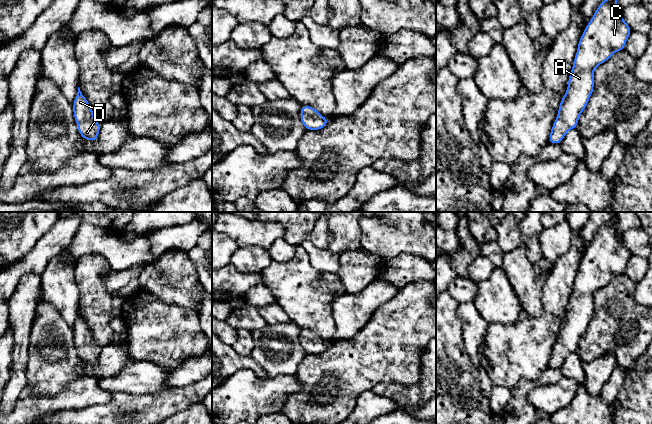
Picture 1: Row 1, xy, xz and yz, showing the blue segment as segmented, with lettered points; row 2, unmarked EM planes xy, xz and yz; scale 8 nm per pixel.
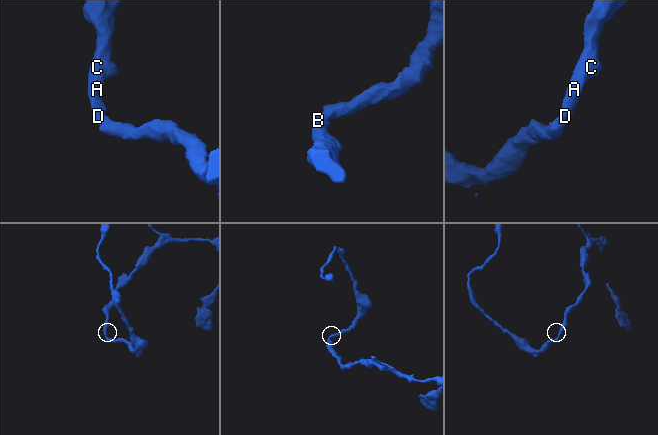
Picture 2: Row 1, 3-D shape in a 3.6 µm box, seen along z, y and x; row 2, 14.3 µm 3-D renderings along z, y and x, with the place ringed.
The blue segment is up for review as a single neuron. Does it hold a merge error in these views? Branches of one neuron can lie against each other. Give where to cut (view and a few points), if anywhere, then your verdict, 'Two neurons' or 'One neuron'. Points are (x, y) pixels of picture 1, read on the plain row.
No split. One neuron

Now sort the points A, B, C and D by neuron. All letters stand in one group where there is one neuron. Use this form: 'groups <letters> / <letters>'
groups A B C D

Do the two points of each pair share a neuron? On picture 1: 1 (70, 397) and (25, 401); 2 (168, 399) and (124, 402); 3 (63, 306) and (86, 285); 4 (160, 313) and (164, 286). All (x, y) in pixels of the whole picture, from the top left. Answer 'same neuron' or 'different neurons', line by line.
1: same neuron
2: same neuron
3: different neurons
4: different neurons

